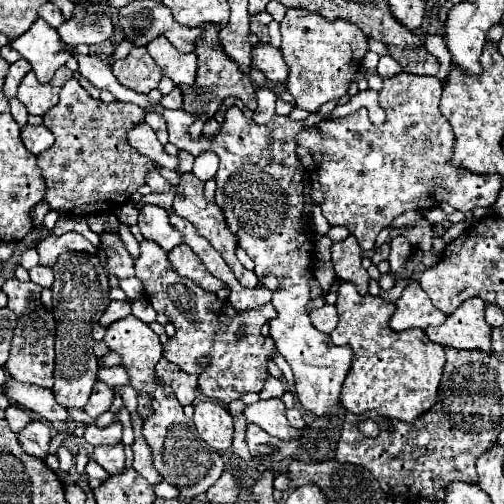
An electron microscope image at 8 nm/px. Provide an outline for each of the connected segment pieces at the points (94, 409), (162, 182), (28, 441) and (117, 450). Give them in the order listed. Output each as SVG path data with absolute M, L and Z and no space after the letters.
M97 381L93 385L93 393L85 405L85 413L91 417L91 419L97 419L101 413L105 413L113 403L113 391L109 389L107 383L103 381Z
M159 169L149 171L145 181L147 181L147 185L151 187L151 191L153 191L153 193L167 193L167 191L171 189L171 183L159 175Z
M31 421L21 433L19 443L25 453L35 455L39 459L45 459L49 455L49 443L51 443L51 427L45 421Z
M123 443L119 445L97 445L93 447L91 457L103 465L111 475L121 473L125 469L125 453L123 453Z

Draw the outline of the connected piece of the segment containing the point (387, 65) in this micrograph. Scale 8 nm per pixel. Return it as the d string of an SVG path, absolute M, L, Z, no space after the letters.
M383 55L383 57L379 59L377 73L379 73L381 77L391 77L391 75L397 75L397 73L401 73L401 71L403 71L401 65L399 65L391 55Z

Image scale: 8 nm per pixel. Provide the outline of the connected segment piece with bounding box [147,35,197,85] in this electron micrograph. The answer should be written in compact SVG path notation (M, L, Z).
M165 35L155 37L147 45L149 55L157 61L157 65L163 69L167 77L175 81L175 85L193 85L195 83L195 73L197 73L197 55L191 53L181 53L177 51Z

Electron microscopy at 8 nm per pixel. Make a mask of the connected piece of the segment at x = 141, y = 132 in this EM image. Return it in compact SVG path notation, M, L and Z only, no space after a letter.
M147 123L137 125L137 127L133 127L133 129L129 131L129 143L131 143L137 151L145 153L151 161L155 161L155 163L161 165L161 167L177 169L177 165L179 165L179 159L177 159L177 157L165 153L163 145L159 143L159 139L155 137L153 129L151 129Z

